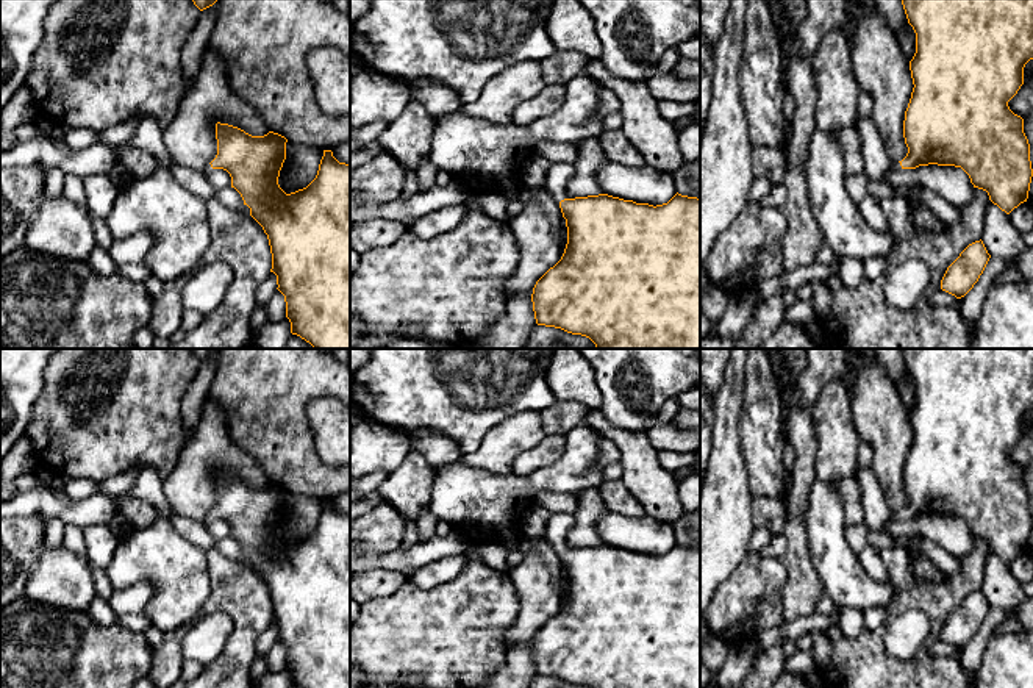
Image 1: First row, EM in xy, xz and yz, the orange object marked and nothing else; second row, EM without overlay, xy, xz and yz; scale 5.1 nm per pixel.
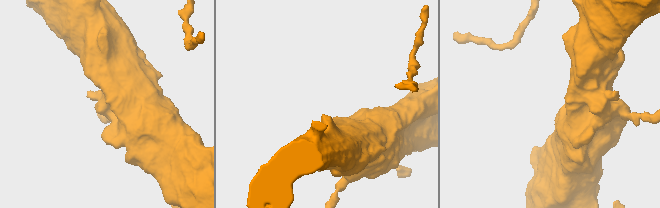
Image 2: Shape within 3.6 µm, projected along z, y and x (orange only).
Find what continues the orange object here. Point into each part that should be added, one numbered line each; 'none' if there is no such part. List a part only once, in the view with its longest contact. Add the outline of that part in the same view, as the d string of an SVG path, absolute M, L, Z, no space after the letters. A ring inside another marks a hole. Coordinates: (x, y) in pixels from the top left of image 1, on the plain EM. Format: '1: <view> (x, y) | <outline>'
1: yz (877, 513) | M870 468L858 469L853 477L860 485L864 524L872 532L874 538L886 532L889 521L902 521L900 513L894 513L888 507L881 486Z

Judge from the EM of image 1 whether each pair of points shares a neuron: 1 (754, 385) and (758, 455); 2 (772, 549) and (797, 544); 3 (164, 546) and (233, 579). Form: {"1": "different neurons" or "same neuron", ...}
{"1": "same neuron", "2": "different neurons", "3": "different neurons"}

